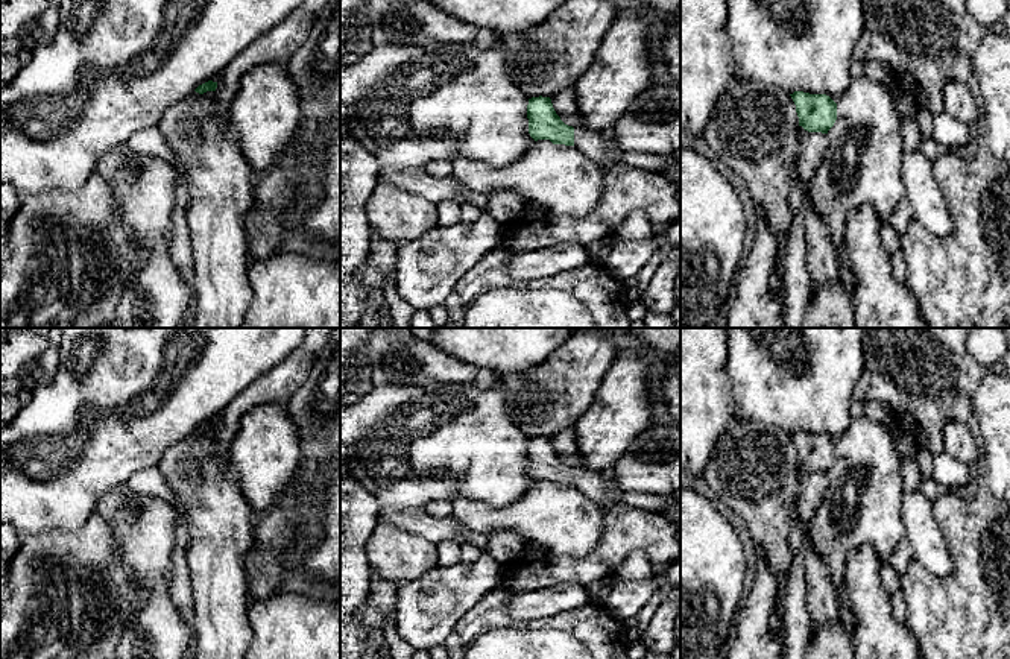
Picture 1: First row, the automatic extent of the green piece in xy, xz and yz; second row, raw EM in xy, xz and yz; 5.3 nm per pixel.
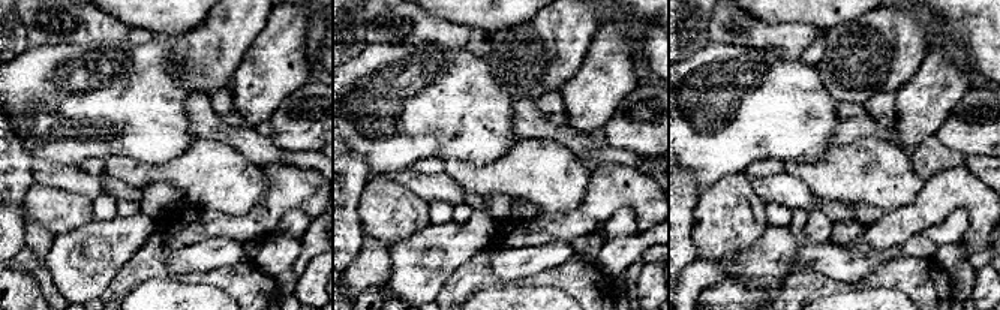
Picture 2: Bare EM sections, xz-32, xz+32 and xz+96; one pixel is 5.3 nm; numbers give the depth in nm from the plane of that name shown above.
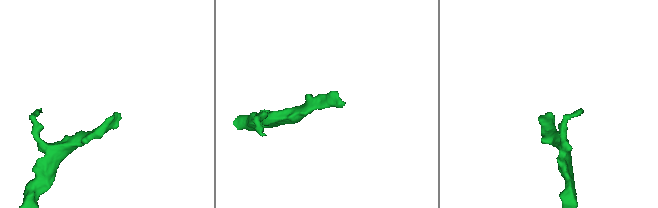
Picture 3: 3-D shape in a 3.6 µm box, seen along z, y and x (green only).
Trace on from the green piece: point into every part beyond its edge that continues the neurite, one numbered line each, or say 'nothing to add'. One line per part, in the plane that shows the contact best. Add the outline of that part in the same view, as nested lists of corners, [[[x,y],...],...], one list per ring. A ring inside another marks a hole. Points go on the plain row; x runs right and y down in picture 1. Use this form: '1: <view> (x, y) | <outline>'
1: xz (605, 492) | [[[585,466],[574,468],[574,487],[601,507],[621,503],[621,489],[615,480],[606,480],[601,472]]]

